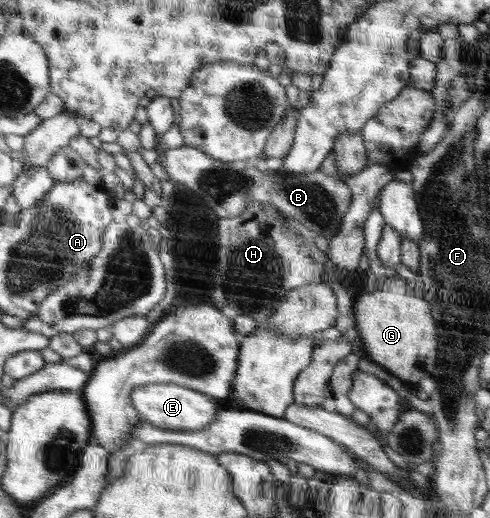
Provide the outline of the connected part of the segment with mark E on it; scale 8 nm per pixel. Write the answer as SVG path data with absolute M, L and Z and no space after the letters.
M171 382L137 386L130 393L130 399L142 420L169 430L201 430L215 420L218 411L212 397Z

